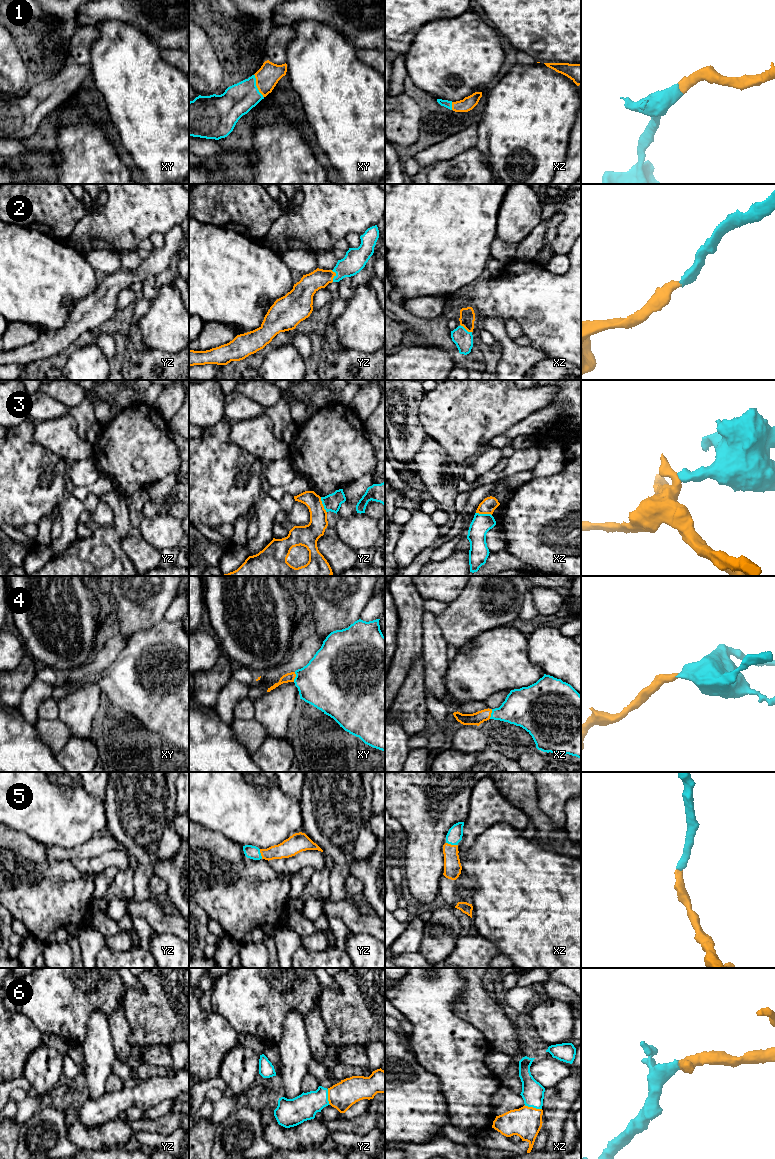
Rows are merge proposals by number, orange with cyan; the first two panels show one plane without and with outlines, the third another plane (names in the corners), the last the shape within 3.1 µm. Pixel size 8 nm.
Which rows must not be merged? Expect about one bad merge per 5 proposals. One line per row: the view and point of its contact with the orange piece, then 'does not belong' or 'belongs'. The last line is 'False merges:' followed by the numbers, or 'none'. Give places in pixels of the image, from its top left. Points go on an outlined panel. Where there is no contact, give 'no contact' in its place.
1: meets orange in xy at (256, 85); belongs
2: meets orange in yz at (335, 275); belongs
3: meets orange in xz at (484, 513); does not belong
4: meets orange in xy at (295, 676); belongs
5: meets orange in xz at (452, 845); belongs
6: meets orange in xz at (532, 1107); belongs
False merges: 3

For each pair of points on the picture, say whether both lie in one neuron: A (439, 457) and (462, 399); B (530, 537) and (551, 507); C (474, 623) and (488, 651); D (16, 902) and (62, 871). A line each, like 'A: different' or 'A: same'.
A: different
B: same
C: different
D: different

